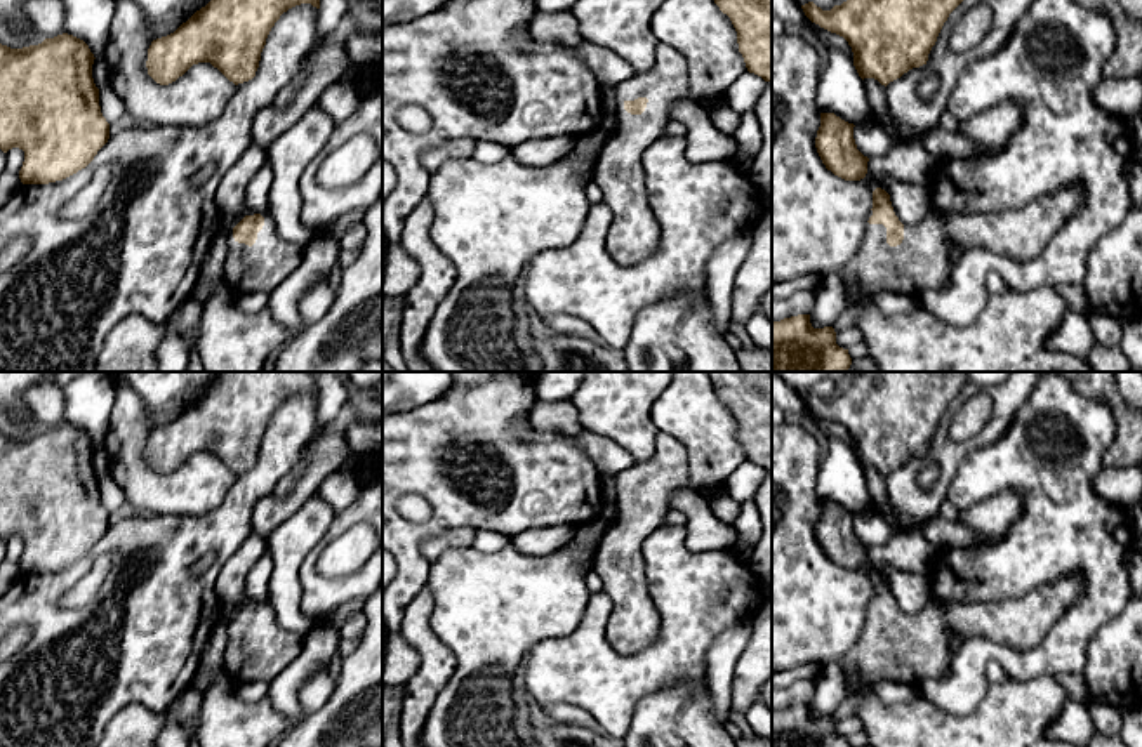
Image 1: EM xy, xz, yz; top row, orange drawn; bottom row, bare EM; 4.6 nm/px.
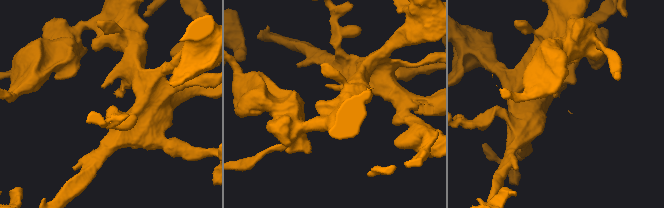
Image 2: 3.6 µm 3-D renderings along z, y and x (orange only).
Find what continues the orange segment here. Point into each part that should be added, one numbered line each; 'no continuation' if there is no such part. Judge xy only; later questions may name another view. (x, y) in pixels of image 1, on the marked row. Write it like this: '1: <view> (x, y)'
1: xy (261, 268)

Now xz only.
1: xz (633, 235)

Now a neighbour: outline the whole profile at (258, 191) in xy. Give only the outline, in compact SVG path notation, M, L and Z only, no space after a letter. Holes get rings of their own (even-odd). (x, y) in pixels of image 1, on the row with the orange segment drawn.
M266 162L247 186L243 207L231 215L222 215L222 235L235 228L245 215L269 214L269 189L273 184L273 169Z

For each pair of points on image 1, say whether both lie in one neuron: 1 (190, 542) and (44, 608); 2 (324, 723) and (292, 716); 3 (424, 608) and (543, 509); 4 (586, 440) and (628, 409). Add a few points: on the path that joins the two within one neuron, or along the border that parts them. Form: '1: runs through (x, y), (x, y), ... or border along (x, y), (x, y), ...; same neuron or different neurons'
1: runs through (152, 542), (108, 542), (75, 572); same neuron
2: border along (303, 718), (292, 727); different neurons
3: border along (426, 584), (407, 608), (402, 628); different neurons
4: border along (583, 428), (614, 440), (630, 452); different neurons

